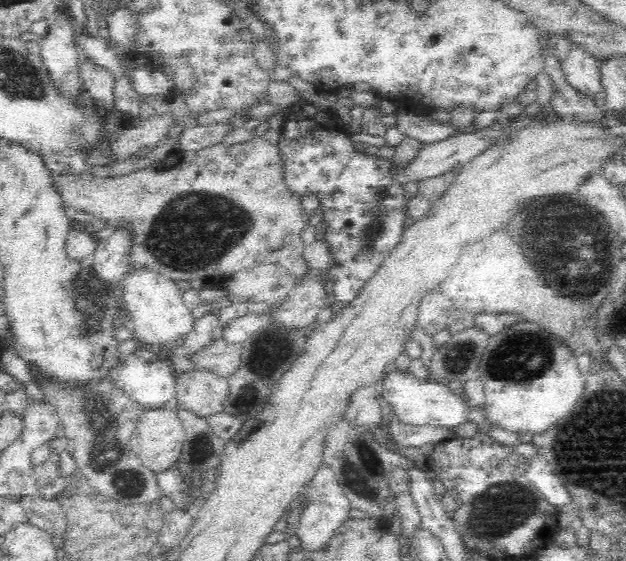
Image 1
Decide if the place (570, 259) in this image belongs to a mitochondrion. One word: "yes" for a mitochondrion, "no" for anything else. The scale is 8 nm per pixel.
yes

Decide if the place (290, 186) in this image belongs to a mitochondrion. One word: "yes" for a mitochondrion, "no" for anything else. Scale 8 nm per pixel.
no

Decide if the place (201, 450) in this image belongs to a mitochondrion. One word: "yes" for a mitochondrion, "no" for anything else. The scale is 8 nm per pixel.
yes

